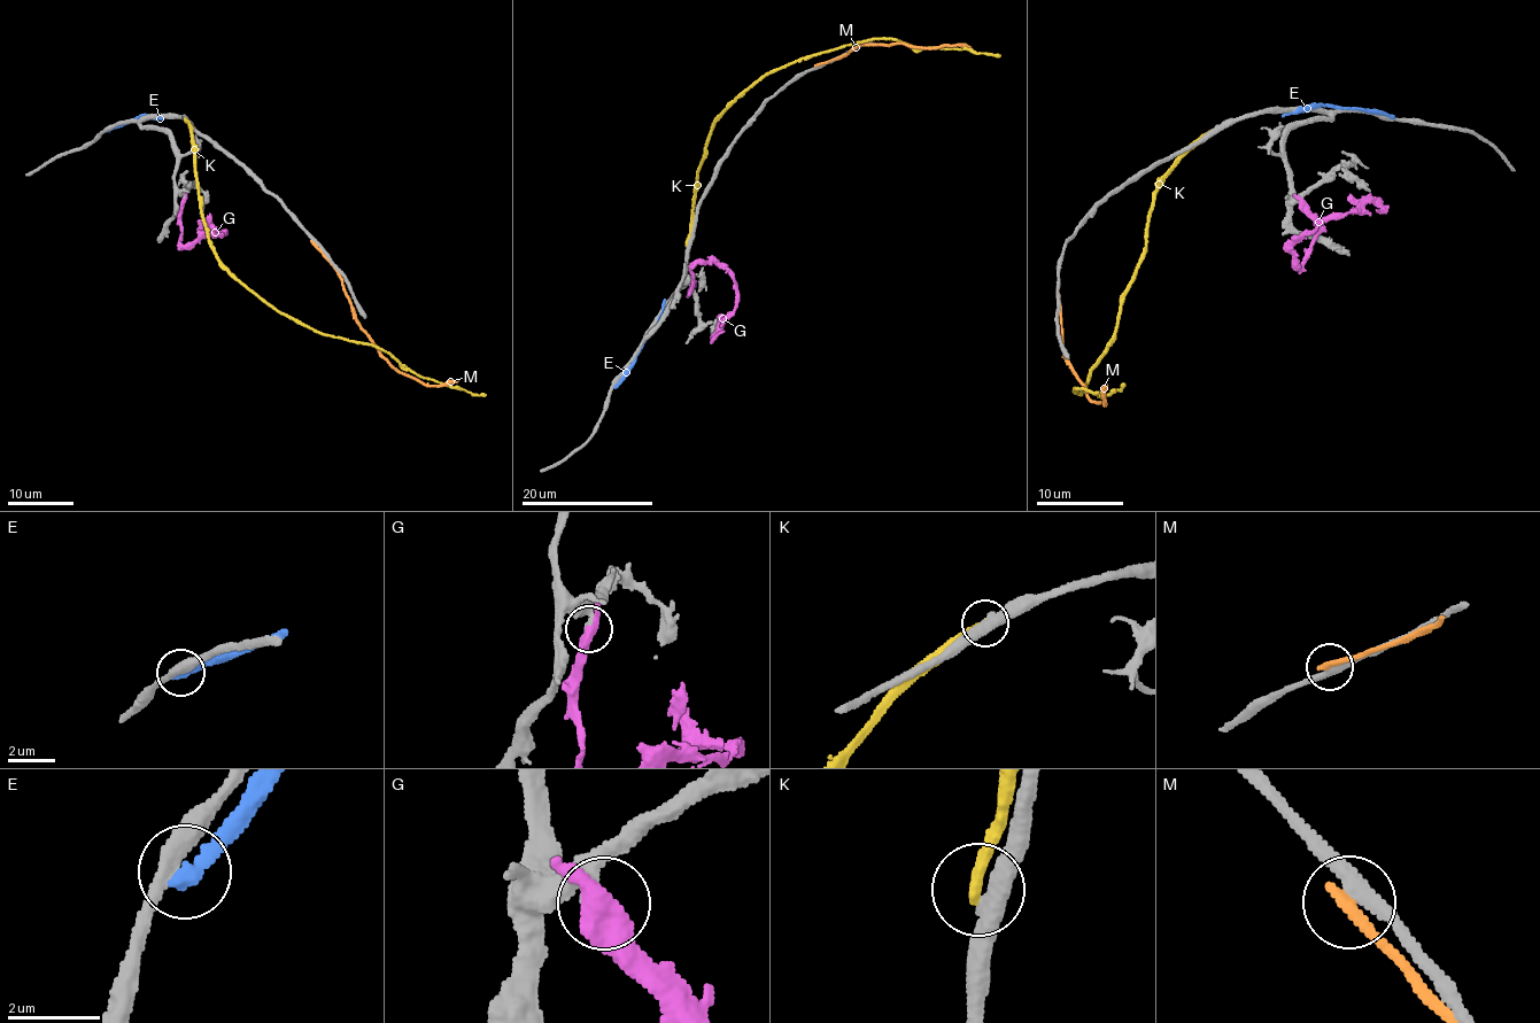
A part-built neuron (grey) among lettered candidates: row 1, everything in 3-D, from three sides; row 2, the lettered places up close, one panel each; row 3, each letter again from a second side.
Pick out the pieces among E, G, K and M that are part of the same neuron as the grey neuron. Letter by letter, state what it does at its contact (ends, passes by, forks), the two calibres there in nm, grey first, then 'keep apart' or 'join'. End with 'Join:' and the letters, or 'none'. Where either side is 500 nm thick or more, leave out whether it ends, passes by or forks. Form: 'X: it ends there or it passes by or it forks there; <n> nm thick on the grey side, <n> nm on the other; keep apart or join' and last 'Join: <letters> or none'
E: it ends there; 340 nm thick on the grey side, 360 nm on the other; keep apart
G: it passes by; 280 nm thick on the grey side, 440 nm on the other; keep apart
K: it ends there; 440 nm thick on the grey side, 320 nm on the other; keep apart
M: it ends there; 280 nm thick on the grey side, 260 nm on the other; keep apart
Join: none

